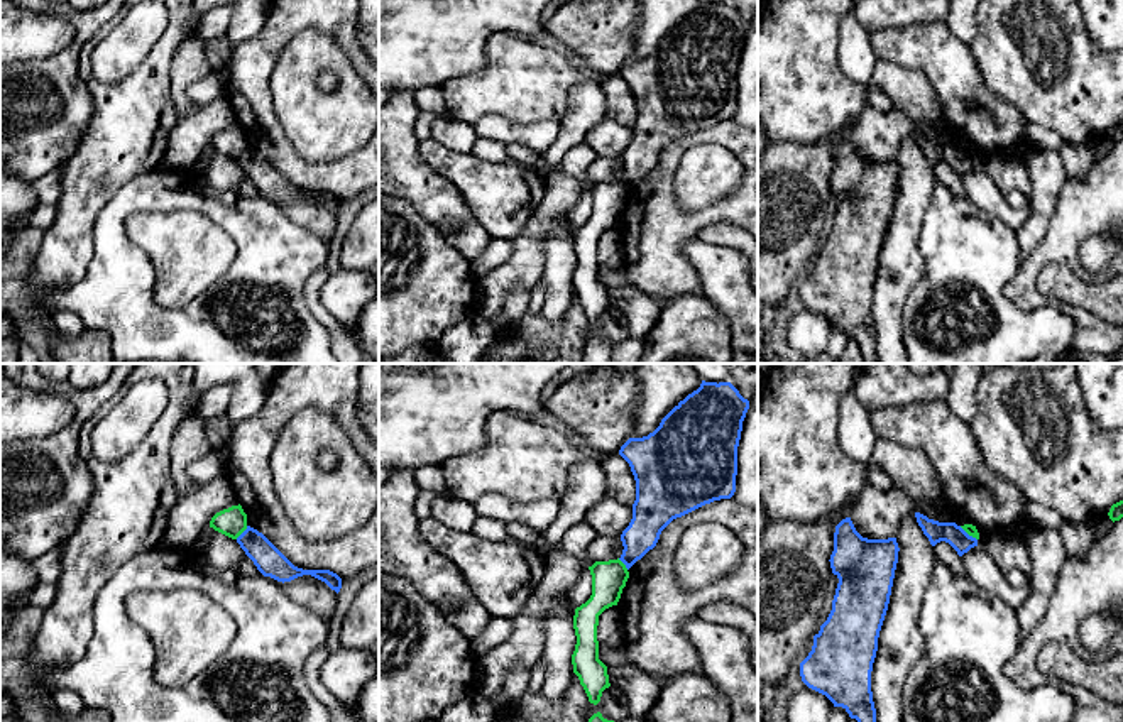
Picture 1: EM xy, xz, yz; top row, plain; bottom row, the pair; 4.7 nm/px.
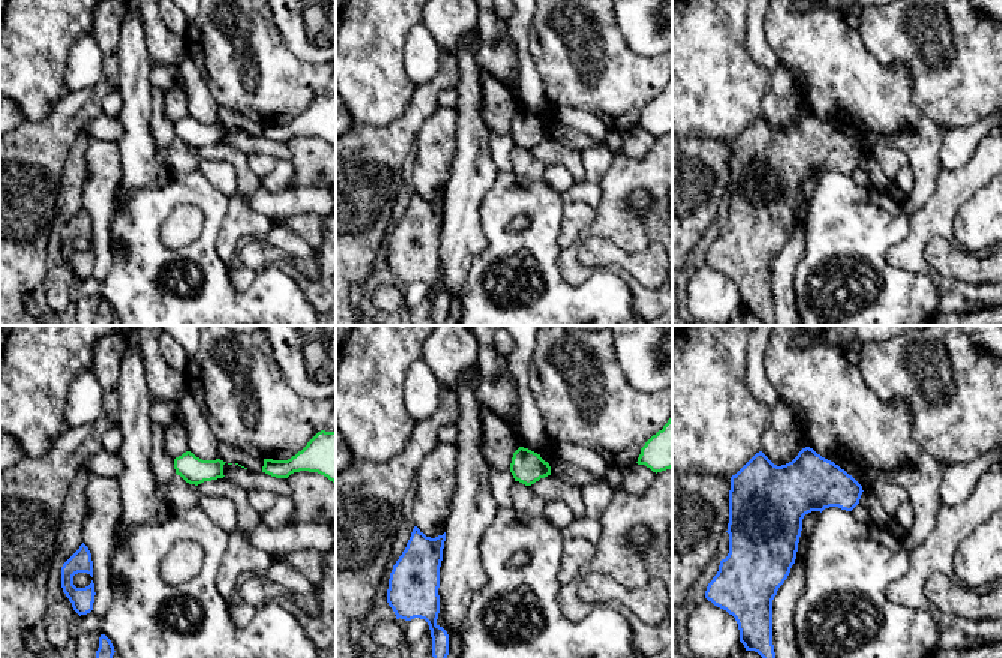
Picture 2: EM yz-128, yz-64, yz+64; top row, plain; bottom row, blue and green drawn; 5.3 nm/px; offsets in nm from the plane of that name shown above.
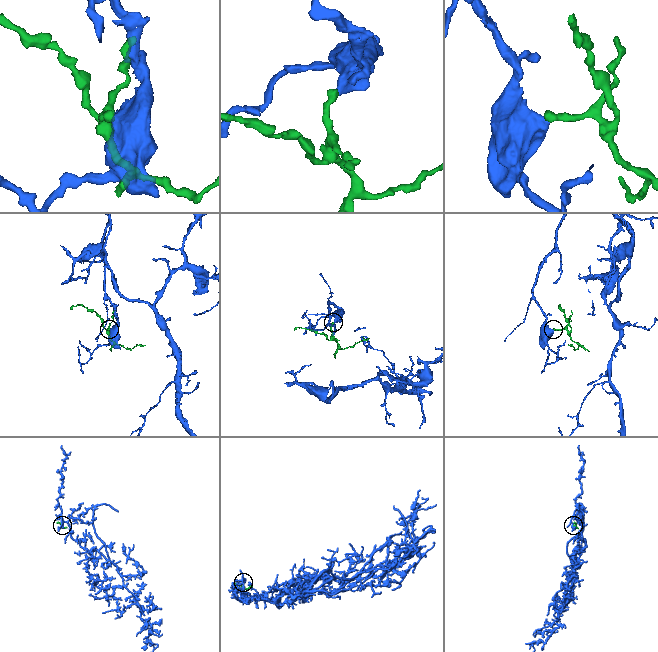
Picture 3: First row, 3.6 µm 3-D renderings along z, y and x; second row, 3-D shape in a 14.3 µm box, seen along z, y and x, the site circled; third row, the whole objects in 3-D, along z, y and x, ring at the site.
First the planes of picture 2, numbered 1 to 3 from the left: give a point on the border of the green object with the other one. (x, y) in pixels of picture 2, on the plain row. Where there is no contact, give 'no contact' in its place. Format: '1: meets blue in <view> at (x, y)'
1: no contact
2: no contact
3: no contact

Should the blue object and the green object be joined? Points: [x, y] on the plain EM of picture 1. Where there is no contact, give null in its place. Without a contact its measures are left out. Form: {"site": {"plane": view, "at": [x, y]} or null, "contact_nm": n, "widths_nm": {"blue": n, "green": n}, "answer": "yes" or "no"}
{"site": {"plane": "xy", "at": [242, 154]}, "contact_nm": 90, "widths_nm": {"blue": 140, "green": 140}, "answer": "no"}

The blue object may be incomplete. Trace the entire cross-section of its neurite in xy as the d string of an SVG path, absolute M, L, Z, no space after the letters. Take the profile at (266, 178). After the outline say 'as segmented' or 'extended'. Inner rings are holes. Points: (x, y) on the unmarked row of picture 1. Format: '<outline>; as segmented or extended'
M250 147L237 159L237 164L264 198L284 205L303 196L311 196L325 203L337 215L342 210L342 200L337 194L294 188L262 154Z; as segmented

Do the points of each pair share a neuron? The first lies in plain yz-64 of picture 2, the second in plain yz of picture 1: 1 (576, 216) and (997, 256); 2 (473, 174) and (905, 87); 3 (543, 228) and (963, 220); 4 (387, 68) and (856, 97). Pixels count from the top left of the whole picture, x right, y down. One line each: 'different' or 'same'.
1: different
2: different
3: same
4: same

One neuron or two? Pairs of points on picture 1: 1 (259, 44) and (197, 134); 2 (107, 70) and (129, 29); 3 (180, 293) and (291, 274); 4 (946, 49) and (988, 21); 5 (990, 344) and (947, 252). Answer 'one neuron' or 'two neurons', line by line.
1: two neurons
2: one neuron
3: two neurons
4: two neurons
5: one neuron

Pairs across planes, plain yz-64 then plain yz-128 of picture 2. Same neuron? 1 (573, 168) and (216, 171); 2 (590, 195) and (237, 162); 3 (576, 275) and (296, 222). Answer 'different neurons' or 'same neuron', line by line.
1: different neurons
2: different neurons
3: different neurons

